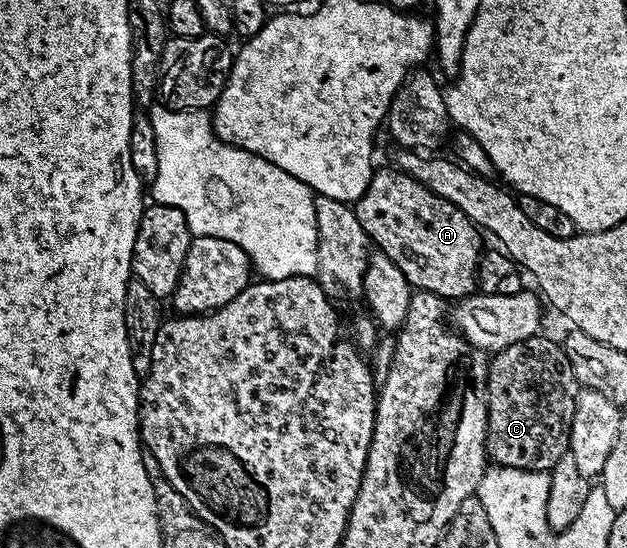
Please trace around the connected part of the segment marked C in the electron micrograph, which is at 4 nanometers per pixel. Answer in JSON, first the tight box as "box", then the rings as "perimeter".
{"box":[484,333,578,472],"perimeter":[[[544,333],[531,335],[526,341],[518,341],[514,345],[510,345],[506,349],[495,352],[491,356],[488,365],[488,432],[486,433],[486,441],[484,449],[487,458],[498,467],[513,467],[514,469],[522,469],[523,471],[546,471],[551,472],[554,464],[569,454],[568,442],[570,441],[570,425],[574,421],[574,405],[576,404],[576,393],[578,384],[574,377],[574,369],[570,365],[570,361],[566,357],[563,346],[559,342],[556,343],[552,339],[547,339]]]}

